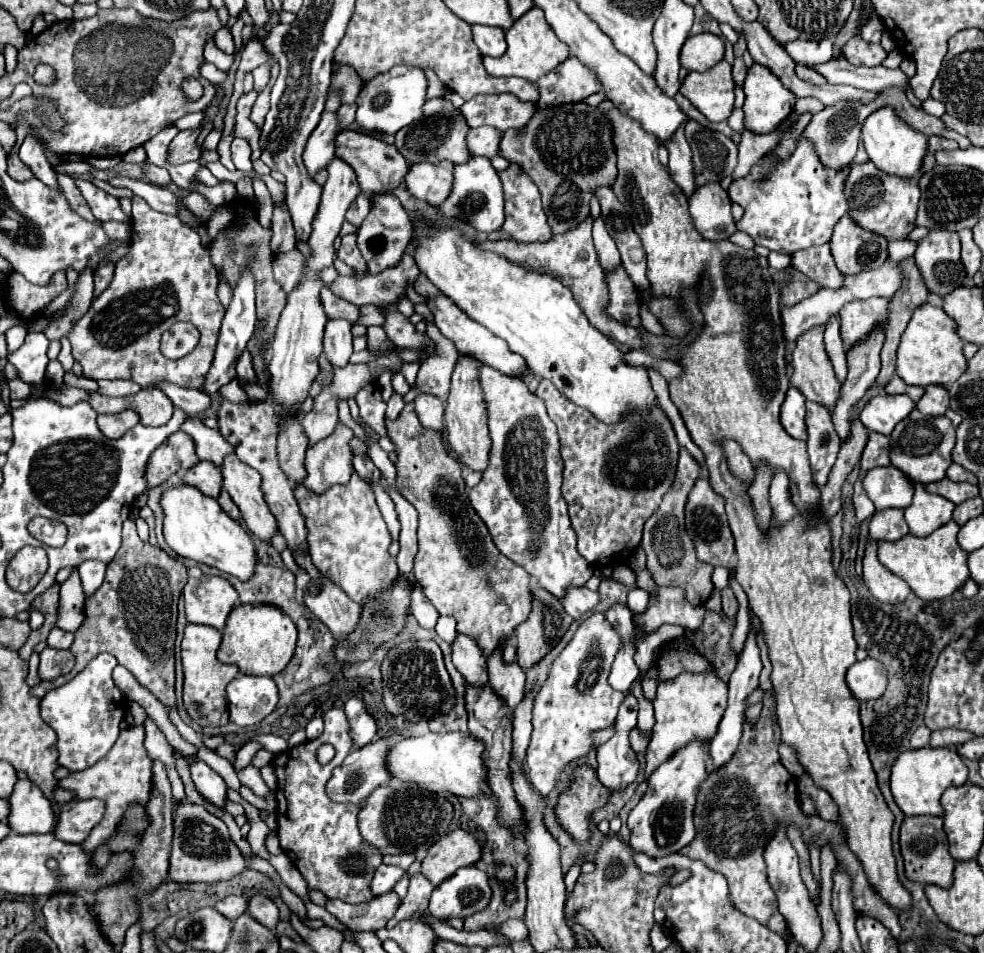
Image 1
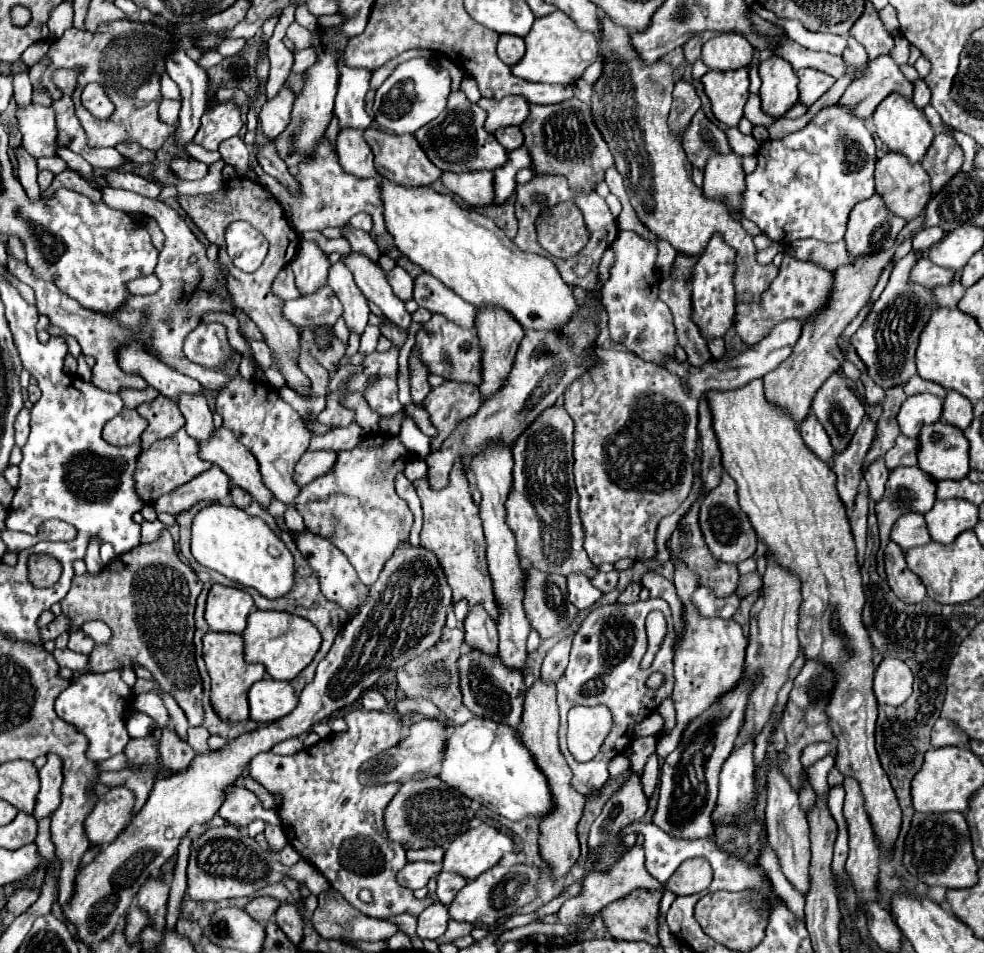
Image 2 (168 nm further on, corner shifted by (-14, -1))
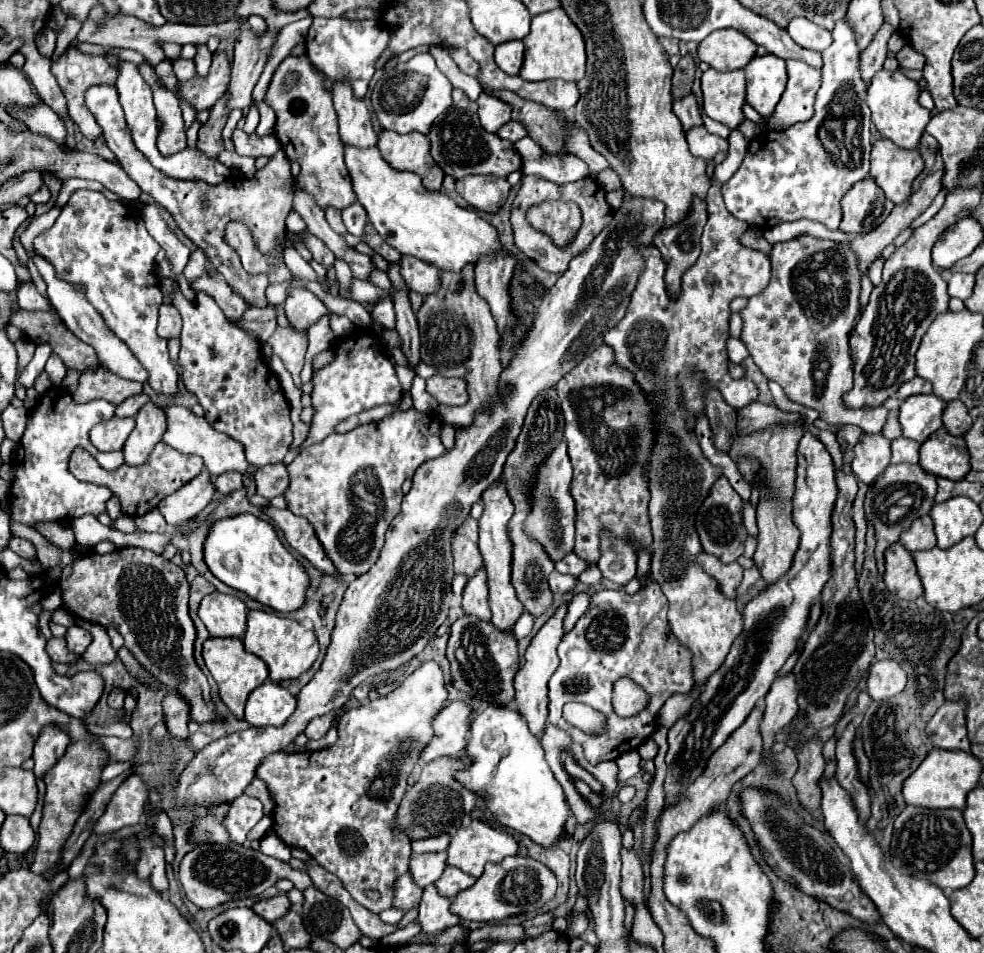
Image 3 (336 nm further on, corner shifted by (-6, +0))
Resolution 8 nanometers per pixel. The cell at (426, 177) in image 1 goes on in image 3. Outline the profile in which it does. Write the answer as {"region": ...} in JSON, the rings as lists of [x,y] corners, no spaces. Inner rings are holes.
{"region":[[[467,176],[457,180],[457,192],[477,210],[495,214],[507,200],[511,184],[507,178],[495,176]]]}

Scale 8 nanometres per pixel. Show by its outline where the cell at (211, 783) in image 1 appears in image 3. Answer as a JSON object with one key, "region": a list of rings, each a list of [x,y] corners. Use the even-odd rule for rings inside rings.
{"region":[[[239,796],[231,802],[231,810],[225,818],[227,832],[235,844],[243,844],[247,840],[247,832],[265,816],[263,804],[253,796]]]}

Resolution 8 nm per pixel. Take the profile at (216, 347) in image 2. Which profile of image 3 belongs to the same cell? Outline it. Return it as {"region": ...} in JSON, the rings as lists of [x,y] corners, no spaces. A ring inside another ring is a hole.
{"region":[[[171,278],[163,280],[161,288],[183,316],[179,350],[181,380],[183,386],[197,396],[205,410],[205,420],[215,430],[237,440],[243,446],[249,464],[265,466],[281,462],[293,440],[289,402],[277,376],[261,354],[259,340],[229,324],[211,296],[199,292],[197,300],[189,302]]]}

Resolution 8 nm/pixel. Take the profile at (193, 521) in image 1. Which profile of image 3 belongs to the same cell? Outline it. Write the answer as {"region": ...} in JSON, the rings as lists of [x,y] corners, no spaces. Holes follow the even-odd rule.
{"region":[[[239,514],[215,522],[205,542],[205,562],[223,584],[245,592],[249,598],[273,610],[287,614],[305,604],[305,594],[309,588],[305,568],[281,544],[275,528],[253,514]]]}

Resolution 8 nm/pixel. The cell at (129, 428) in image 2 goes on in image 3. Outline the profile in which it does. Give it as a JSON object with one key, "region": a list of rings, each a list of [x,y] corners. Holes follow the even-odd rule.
{"region":[[[113,416],[111,420],[93,426],[91,442],[101,452],[115,452],[115,450],[123,448],[125,440],[127,440],[127,436],[131,434],[133,428],[135,428],[133,418],[117,418],[117,416]]]}

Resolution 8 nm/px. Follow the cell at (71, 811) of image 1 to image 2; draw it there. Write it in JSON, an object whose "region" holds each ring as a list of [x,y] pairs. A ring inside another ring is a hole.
{"region":[[[111,789],[107,795],[103,795],[95,809],[87,815],[85,821],[85,833],[91,845],[107,845],[111,843],[125,825],[131,821],[131,809],[133,809],[135,797],[129,789]]]}

